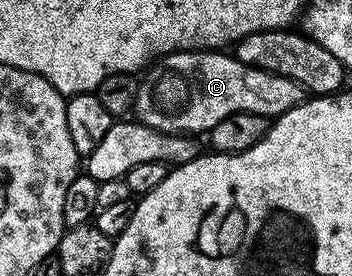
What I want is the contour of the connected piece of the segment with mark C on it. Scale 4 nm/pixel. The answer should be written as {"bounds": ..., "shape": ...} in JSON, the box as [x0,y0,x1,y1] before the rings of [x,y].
{"bounds":[134,50,305,136],"shape":[[[176,50],[155,59],[143,71],[134,118],[163,134],[200,136],[234,112],[254,112],[272,120],[305,98],[305,90],[294,80],[242,64],[231,53]]]}

